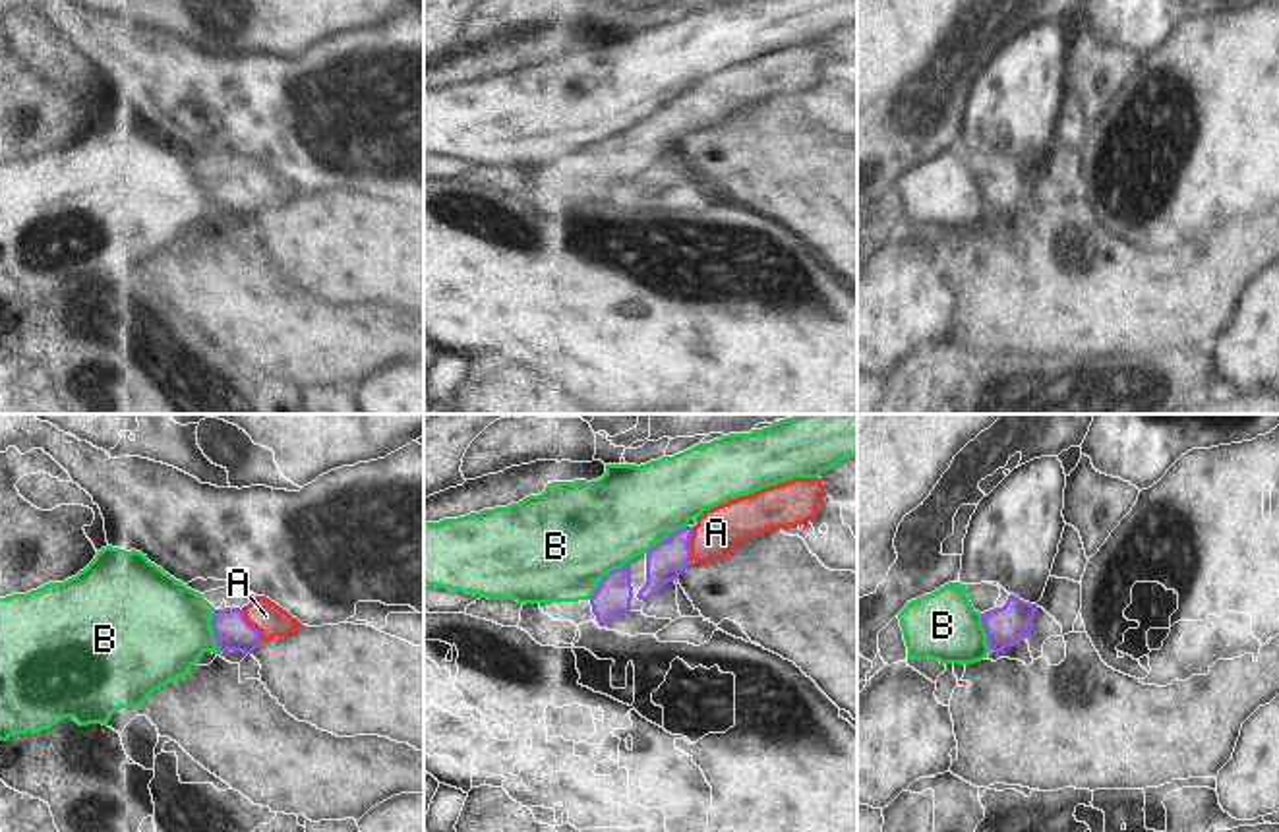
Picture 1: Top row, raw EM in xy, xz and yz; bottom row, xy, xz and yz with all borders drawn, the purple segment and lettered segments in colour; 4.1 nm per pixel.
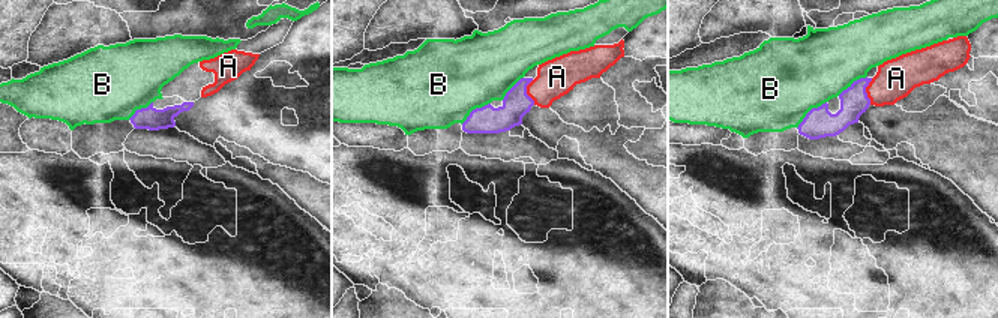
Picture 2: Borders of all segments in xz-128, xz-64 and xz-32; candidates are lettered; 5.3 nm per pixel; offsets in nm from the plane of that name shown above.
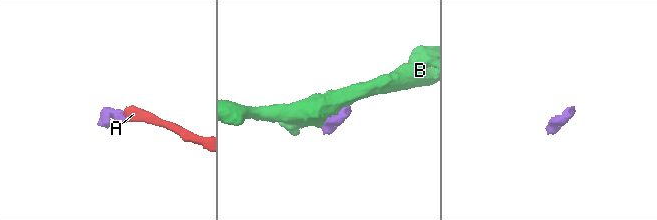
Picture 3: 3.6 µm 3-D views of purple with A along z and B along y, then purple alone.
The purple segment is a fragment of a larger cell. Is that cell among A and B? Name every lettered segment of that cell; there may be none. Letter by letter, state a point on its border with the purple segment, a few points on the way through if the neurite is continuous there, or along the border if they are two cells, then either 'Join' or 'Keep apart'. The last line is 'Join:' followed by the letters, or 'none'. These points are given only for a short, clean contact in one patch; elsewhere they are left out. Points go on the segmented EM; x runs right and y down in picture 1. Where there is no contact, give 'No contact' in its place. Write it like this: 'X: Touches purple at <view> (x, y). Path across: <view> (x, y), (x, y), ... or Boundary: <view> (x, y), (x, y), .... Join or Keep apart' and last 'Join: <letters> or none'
A: Touches purple at xy (250, 625). Join
B: Touches purple at xz (606, 575). Keep apart
Join: A

